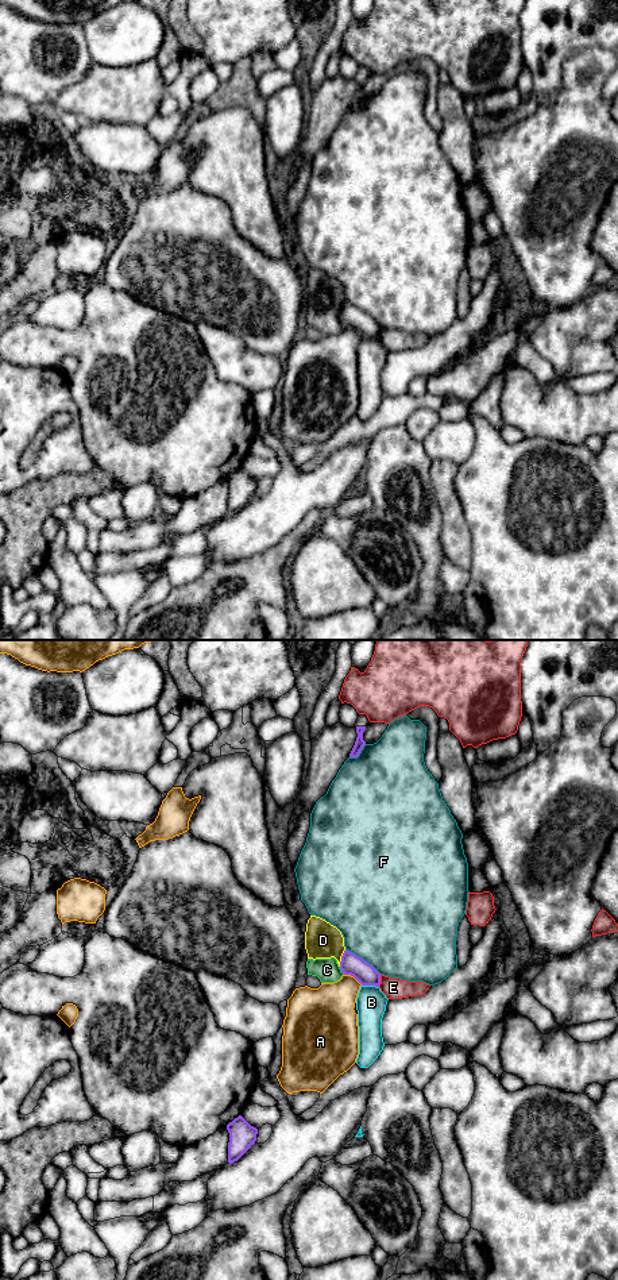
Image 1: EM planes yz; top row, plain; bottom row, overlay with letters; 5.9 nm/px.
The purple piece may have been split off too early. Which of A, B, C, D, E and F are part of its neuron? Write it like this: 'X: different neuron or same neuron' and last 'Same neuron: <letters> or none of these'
A: different neuron
B: different neuron
C: different neuron
D: different neuron
E: different neuron
F: different neuron
Same neuron: none of these

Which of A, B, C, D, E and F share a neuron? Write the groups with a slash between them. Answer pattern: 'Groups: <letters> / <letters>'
Groups: A / B / C D / E / F

